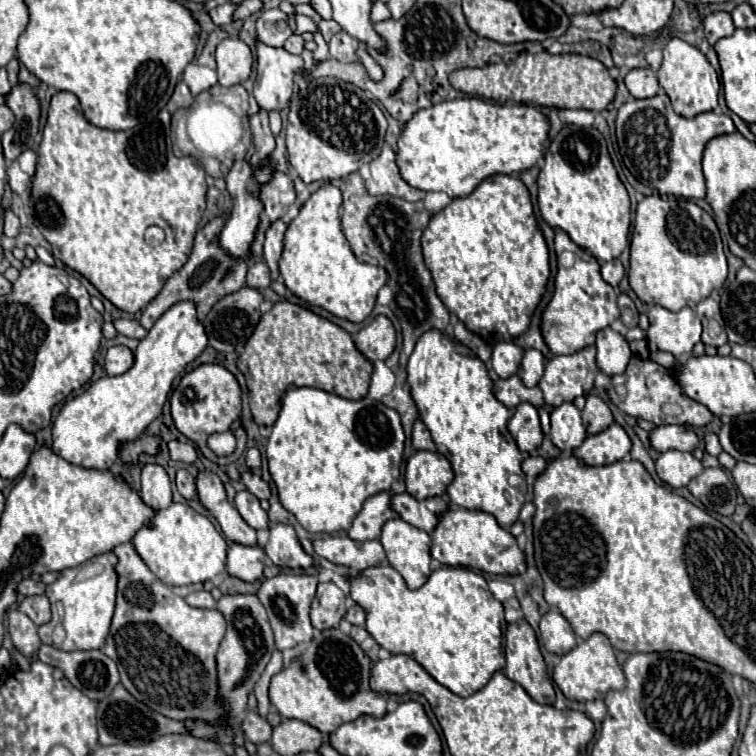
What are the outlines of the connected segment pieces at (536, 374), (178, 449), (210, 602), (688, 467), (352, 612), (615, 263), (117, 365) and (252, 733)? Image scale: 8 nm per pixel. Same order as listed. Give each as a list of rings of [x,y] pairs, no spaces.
[[[536,349],[524,351],[524,359],[522,359],[522,365],[518,369],[518,377],[522,379],[522,383],[526,387],[536,387],[542,373],[544,373],[544,357],[542,357],[542,353],[536,351]]]
[[[170,441],[168,443],[170,449],[170,457],[176,461],[184,461],[184,463],[194,463],[198,459],[196,447],[190,443],[180,443],[180,441]]]
[[[192,591],[186,595],[186,603],[192,607],[200,607],[200,609],[212,609],[216,605],[210,591]]]
[[[666,451],[656,459],[658,477],[670,487],[686,487],[692,477],[702,473],[702,463],[692,453],[682,451]]]
[[[354,605],[348,609],[346,613],[346,621],[350,621],[352,625],[364,625],[366,621],[366,611],[360,607],[360,605]]]
[[[612,259],[612,261],[604,263],[600,271],[602,271],[604,281],[606,281],[606,283],[610,283],[612,287],[618,287],[620,279],[624,277],[624,267],[622,267],[622,263],[620,263],[618,259]]]
[[[114,345],[106,353],[106,373],[108,375],[122,375],[134,365],[134,353],[124,345]]]
[[[248,713],[242,719],[242,729],[244,729],[246,739],[250,739],[256,745],[268,743],[272,739],[272,727],[270,727],[270,723],[264,717],[260,717],[258,713]]]

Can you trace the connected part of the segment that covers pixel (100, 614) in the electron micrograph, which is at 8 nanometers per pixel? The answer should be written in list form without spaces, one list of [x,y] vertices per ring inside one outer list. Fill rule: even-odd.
[[[104,553],[90,563],[78,565],[74,569],[66,569],[60,579],[50,583],[46,587],[46,597],[52,603],[52,621],[38,627],[38,635],[42,643],[54,645],[52,633],[58,623],[62,623],[66,637],[60,645],[54,645],[62,651],[78,651],[78,649],[102,649],[110,631],[112,615],[114,615],[114,605],[116,605],[116,587],[118,587],[118,573],[116,573],[118,557],[114,553]],[[88,565],[102,565],[102,573],[94,577],[84,577],[84,569]]]

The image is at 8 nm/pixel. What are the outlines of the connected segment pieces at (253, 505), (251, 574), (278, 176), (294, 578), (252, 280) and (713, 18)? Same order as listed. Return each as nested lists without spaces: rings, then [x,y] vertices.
[[[240,491],[234,499],[234,505],[250,527],[268,529],[268,513],[260,507],[258,497],[252,497],[252,493],[248,493],[248,491]]]
[[[232,543],[228,547],[226,569],[230,575],[242,581],[256,581],[264,569],[264,549],[258,545]]]
[[[274,173],[272,181],[268,185],[262,187],[260,191],[260,199],[264,203],[264,211],[262,211],[262,219],[258,225],[258,233],[256,233],[256,241],[252,245],[252,253],[260,255],[262,253],[262,243],[264,243],[264,229],[286,215],[288,207],[294,203],[294,183],[286,173]]]
[[[280,573],[272,579],[266,579],[260,589],[258,589],[258,599],[268,611],[268,619],[276,637],[276,647],[282,649],[292,649],[298,645],[306,645],[312,641],[314,627],[310,623],[310,605],[316,597],[316,587],[318,587],[318,575],[286,575]]]
[[[262,261],[256,265],[248,267],[248,277],[246,277],[246,285],[254,287],[254,289],[266,289],[270,287],[272,279],[270,279],[270,271],[268,265],[264,265]]]
[[[716,11],[712,15],[708,15],[704,19],[704,31],[706,31],[706,39],[710,45],[716,45],[718,39],[722,37],[728,37],[734,33],[734,23],[732,23],[732,17],[730,13],[724,13],[724,11]]]

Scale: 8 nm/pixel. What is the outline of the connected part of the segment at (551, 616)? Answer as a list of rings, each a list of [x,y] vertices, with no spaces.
[[[550,607],[550,611],[542,617],[540,633],[542,633],[544,647],[554,655],[564,655],[568,653],[568,649],[576,647],[578,643],[570,623],[564,619],[564,615],[556,607]]]

